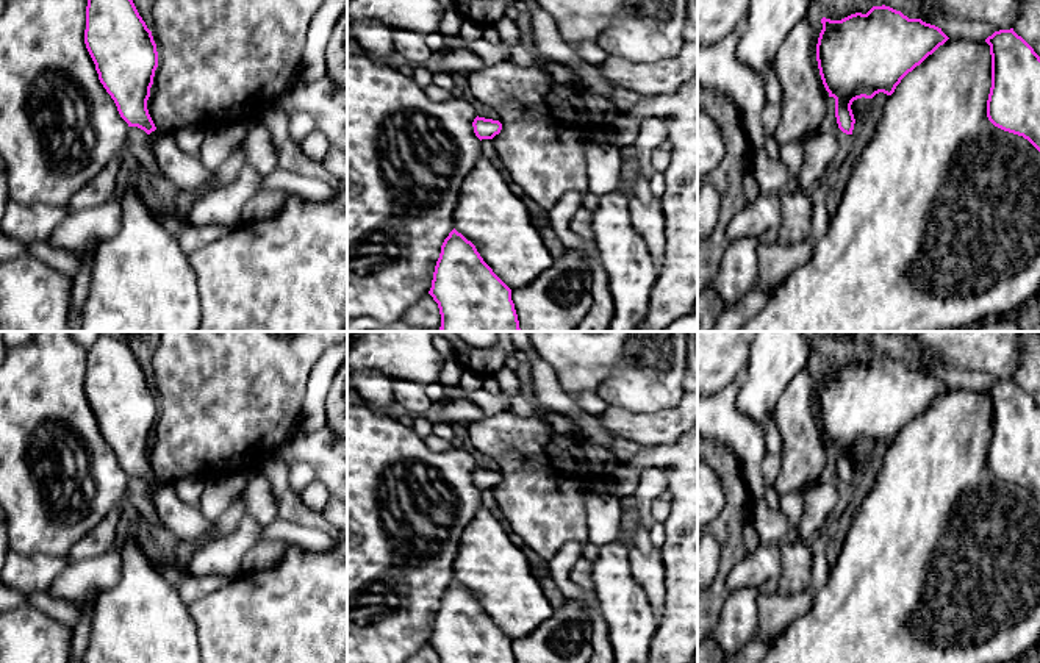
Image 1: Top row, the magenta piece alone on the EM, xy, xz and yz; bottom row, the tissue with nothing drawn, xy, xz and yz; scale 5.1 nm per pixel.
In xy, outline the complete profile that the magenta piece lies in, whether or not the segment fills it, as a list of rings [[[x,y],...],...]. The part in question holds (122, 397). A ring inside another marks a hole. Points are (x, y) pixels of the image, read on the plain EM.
[[[102,333],[88,347],[84,394],[120,468],[153,489],[161,525],[177,541],[210,533],[213,521],[202,516],[199,505],[183,502],[174,485],[158,480],[149,464],[158,402],[152,382],[125,342]]]

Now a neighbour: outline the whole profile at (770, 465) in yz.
[[[765,453],[758,463],[763,486],[774,486],[780,474],[780,457]]]

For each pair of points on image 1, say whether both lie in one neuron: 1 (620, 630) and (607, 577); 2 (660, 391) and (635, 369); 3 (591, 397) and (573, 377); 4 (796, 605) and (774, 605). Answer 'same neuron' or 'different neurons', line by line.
1: same neuron
2: same neuron
3: different neurons
4: same neuron

